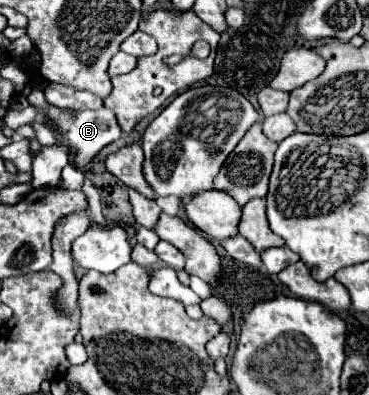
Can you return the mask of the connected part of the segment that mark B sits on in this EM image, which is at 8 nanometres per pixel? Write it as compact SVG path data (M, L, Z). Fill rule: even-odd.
M29 93L27 101L29 101L31 107L37 109L37 119L43 121L43 123L53 123L59 129L61 139L67 145L71 145L71 151L75 155L73 163L75 163L77 169L83 169L103 147L107 147L109 143L113 143L113 141L117 141L121 137L121 129L119 129L119 125L115 121L115 115L105 107L101 107L97 111L73 111L71 115L65 115L63 109L57 109L53 105L49 105L45 101L43 93Z

